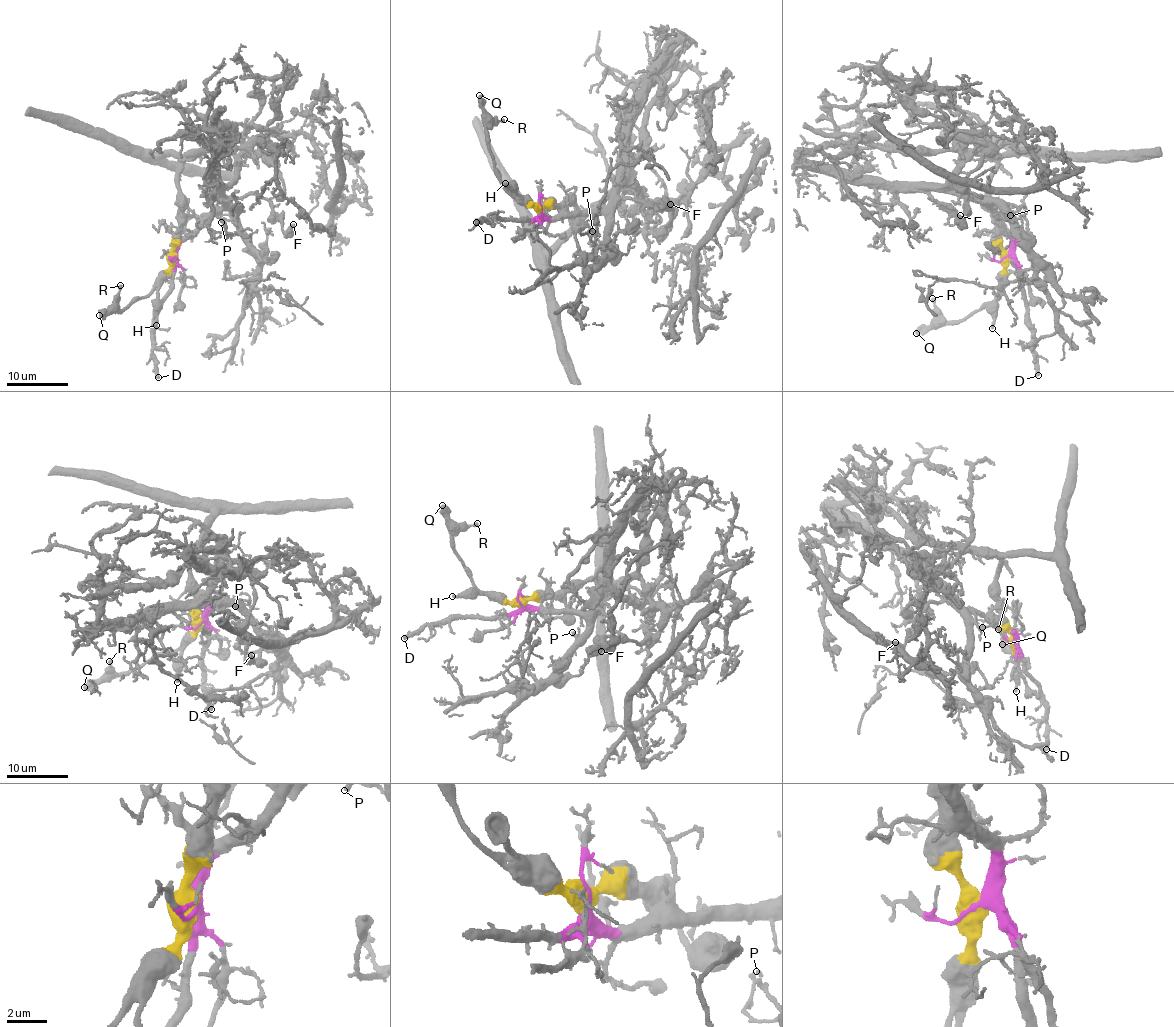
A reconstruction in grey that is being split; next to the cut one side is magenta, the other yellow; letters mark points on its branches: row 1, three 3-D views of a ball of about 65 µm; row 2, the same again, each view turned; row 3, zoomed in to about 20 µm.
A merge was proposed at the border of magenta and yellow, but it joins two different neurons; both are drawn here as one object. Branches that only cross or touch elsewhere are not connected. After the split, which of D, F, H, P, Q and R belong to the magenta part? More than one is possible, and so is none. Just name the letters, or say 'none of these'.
D, F, P

